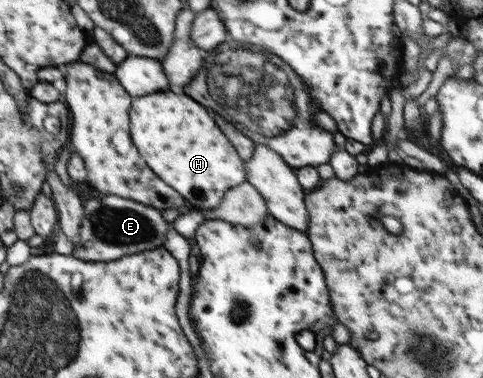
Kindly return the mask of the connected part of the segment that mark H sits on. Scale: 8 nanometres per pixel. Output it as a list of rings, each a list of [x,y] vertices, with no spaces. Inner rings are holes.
[[[169,89],[133,98],[130,124],[136,148],[158,178],[180,192],[192,206],[214,210],[221,205],[228,190],[247,181],[245,164],[237,150],[214,124],[206,108],[190,96]]]

